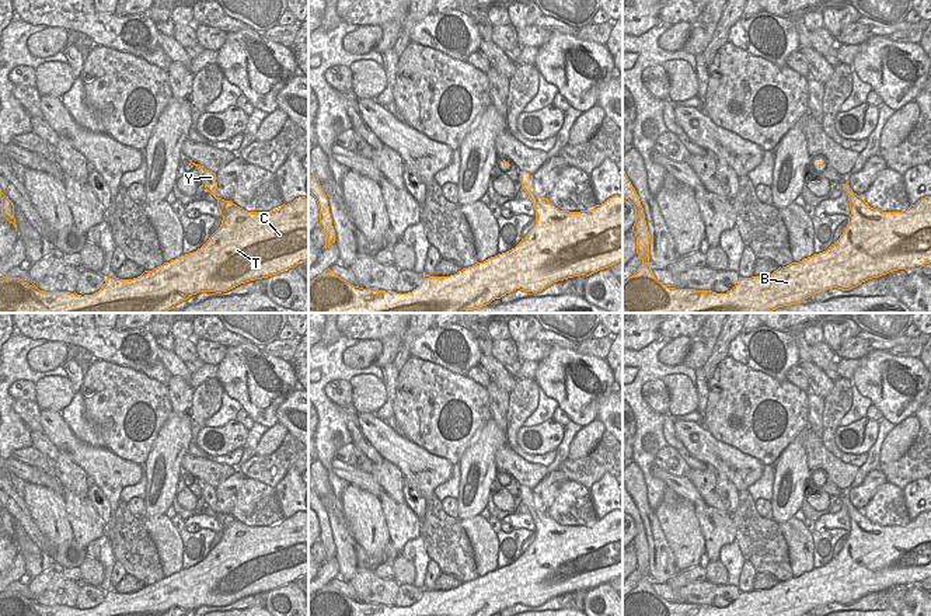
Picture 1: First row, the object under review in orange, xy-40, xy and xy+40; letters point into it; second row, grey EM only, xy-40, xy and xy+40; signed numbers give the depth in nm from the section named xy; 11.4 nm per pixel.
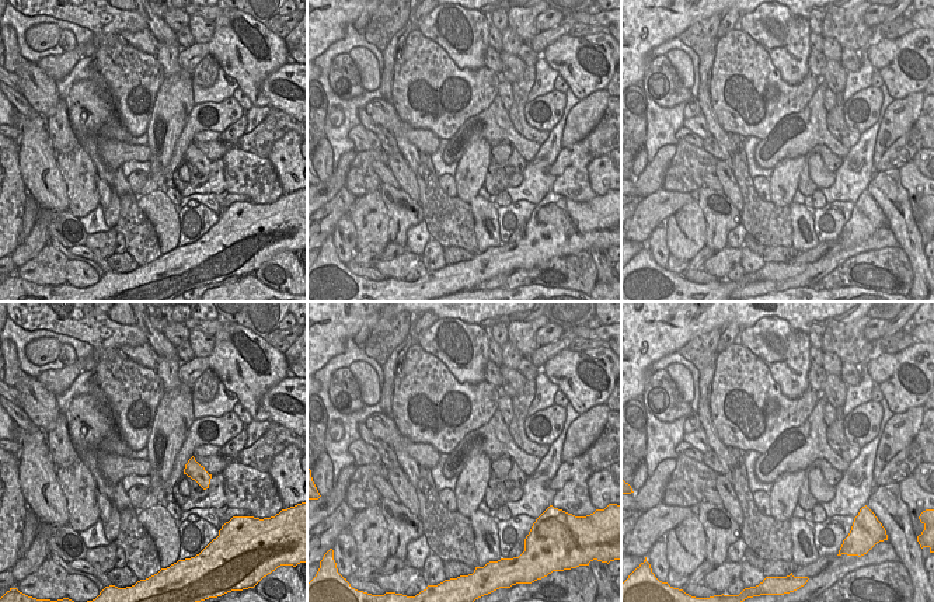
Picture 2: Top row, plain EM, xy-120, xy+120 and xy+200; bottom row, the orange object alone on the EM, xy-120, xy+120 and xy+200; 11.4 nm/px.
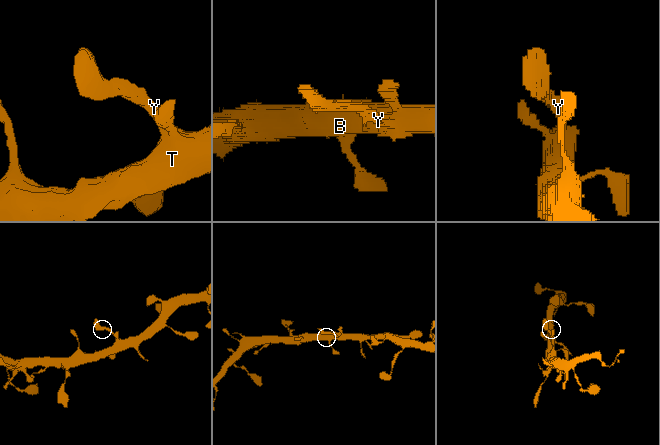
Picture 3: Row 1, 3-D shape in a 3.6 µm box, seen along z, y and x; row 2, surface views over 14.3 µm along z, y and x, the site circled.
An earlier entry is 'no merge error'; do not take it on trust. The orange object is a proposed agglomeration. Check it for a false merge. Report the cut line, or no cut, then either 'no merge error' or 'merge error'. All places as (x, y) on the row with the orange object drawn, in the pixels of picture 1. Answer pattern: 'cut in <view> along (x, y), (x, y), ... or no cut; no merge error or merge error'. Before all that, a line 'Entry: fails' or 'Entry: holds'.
Entry: holds
no cut; no merge error

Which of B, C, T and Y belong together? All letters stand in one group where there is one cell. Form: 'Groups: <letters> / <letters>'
Groups: B C T Y

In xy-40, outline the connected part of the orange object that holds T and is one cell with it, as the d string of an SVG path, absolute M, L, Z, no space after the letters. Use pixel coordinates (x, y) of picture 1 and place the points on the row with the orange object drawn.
M192 160L189 161L191 167L198 167L205 188L217 199L217 208L223 216L220 227L201 248L164 262L153 271L144 271L133 279L119 279L109 275L98 292L84 296L76 292L43 292L34 283L29 285L20 278L3 276L0 278L0 313L167 313L177 303L199 292L227 292L241 283L268 278L308 261L308 198L299 196L293 202L283 203L272 212L247 212L231 201L217 198L216 174L201 164L195 164Z

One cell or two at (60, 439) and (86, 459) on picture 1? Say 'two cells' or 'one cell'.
one cell

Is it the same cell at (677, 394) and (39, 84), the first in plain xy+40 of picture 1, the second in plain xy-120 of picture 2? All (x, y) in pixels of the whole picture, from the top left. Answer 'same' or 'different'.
different

